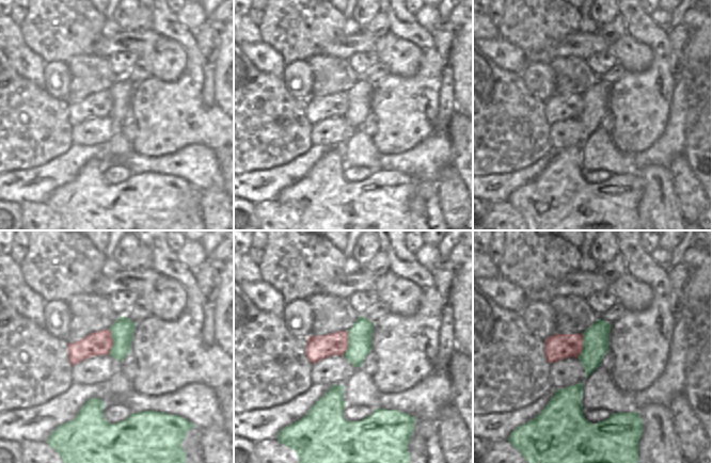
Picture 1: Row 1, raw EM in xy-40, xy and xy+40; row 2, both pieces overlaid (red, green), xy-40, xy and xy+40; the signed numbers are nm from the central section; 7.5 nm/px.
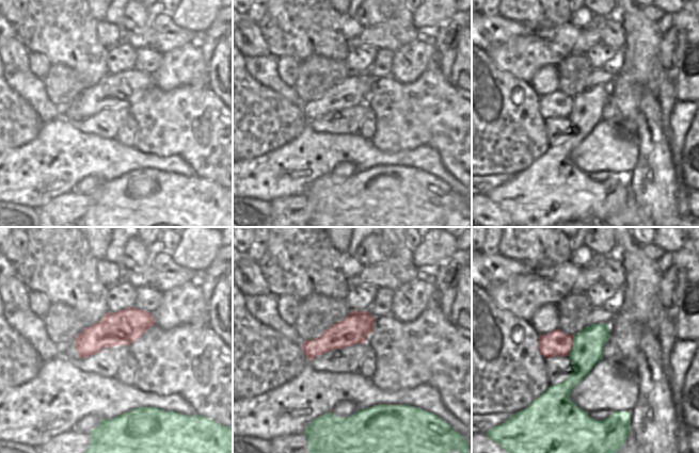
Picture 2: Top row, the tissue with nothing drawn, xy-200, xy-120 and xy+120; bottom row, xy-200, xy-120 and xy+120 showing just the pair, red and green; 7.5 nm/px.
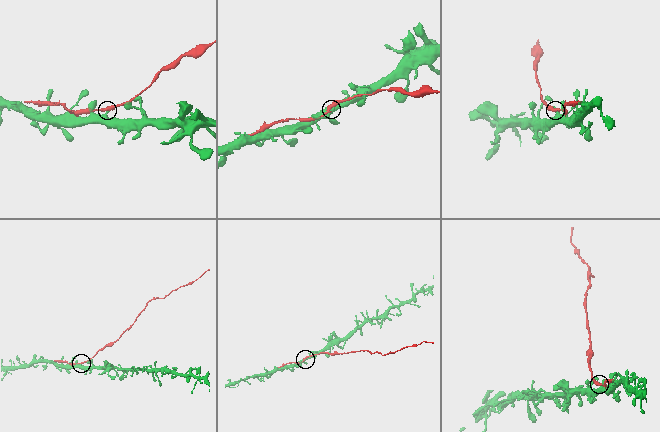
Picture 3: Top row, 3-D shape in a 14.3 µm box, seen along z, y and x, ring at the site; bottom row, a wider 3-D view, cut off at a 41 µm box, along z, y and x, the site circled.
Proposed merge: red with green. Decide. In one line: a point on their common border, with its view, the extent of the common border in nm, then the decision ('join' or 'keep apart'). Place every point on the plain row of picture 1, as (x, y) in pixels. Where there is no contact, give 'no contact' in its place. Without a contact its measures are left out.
xy-40 (112, 102) | 200 nm | keep apart

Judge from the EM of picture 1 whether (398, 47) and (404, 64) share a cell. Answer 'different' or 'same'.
same

